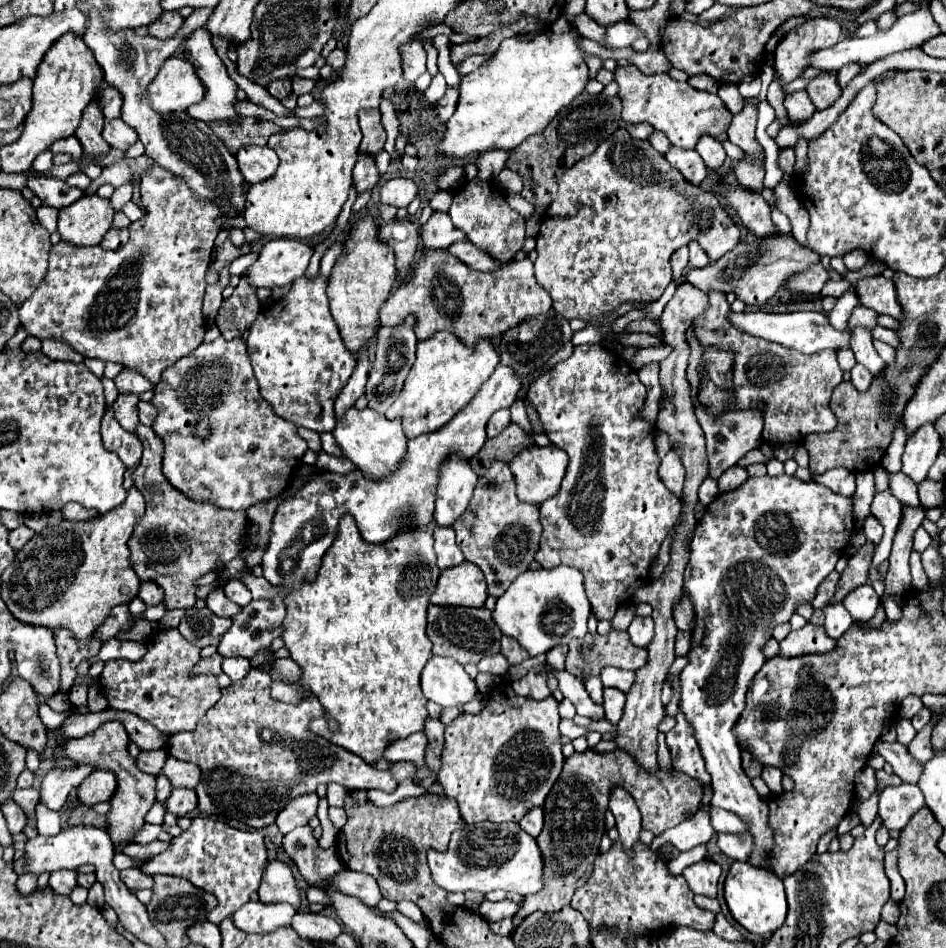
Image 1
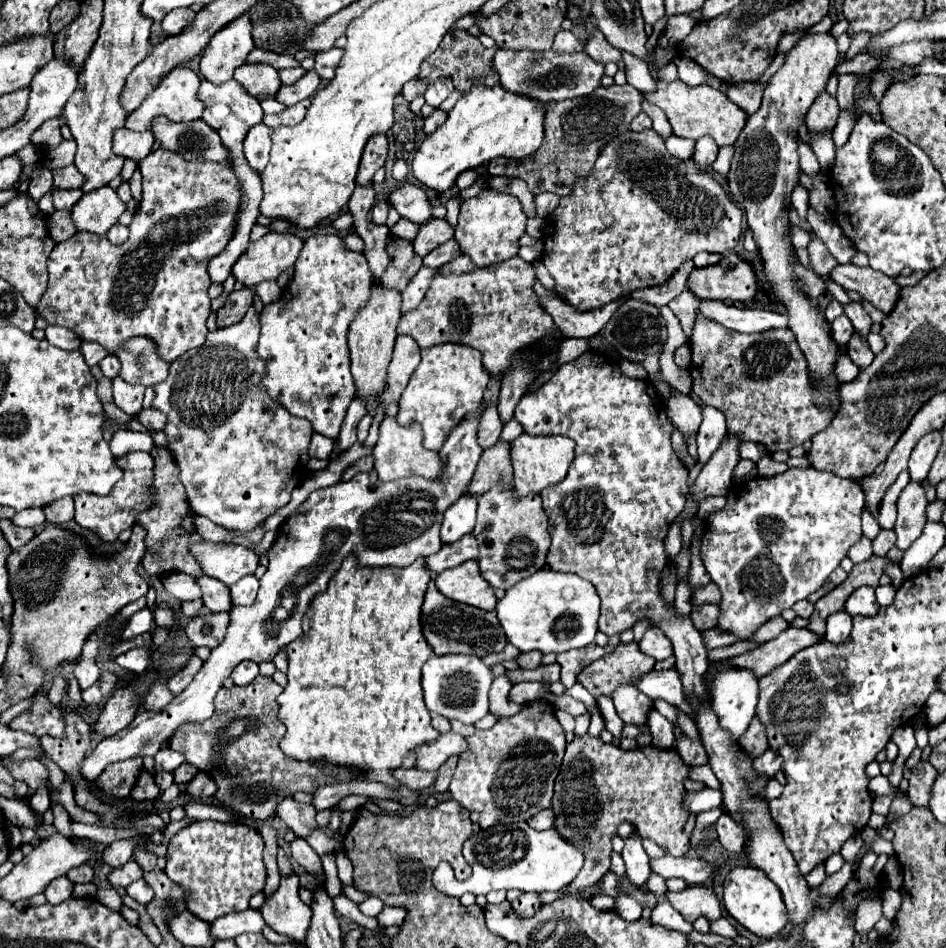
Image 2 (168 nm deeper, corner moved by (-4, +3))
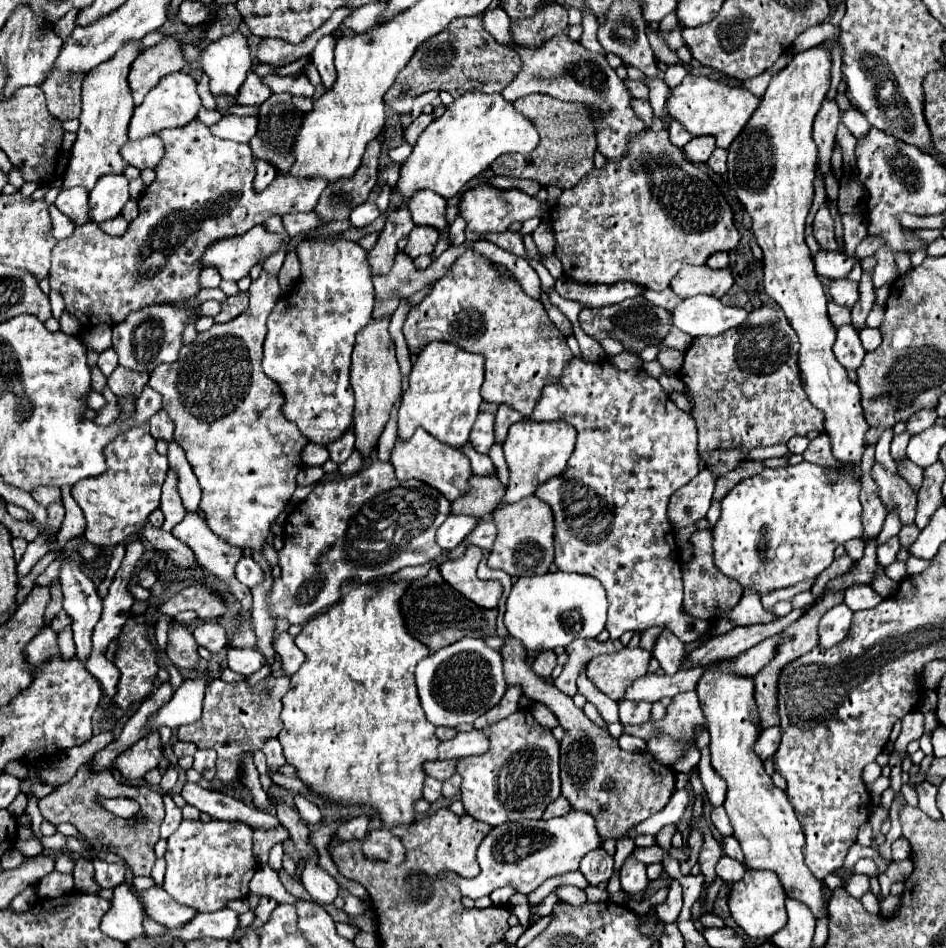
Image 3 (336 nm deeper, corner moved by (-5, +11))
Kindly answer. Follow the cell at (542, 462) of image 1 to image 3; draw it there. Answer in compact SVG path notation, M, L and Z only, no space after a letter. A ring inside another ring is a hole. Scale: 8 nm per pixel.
M521 419L519 423L515 423L509 429L509 435L503 443L505 461L507 461L509 473L511 473L509 489L507 489L507 495L503 497L503 501L515 503L523 497L529 497L547 479L561 475L567 467L567 461L569 461L573 449L575 449L575 439L577 439L577 431L571 425L567 425L565 421L533 423L529 419L525 419L525 421Z

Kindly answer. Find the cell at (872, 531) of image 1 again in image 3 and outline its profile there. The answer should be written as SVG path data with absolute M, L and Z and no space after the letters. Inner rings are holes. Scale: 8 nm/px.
M891 537L889 541L877 545L877 561L879 561L881 565L885 565L885 567L891 565L891 563L895 561L897 551L899 551L899 539L897 539L897 537Z

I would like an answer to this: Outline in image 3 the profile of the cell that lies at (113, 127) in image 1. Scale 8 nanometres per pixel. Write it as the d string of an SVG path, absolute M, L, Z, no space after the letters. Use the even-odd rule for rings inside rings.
M157 135L143 137L141 141L127 141L121 147L121 157L137 169L145 169L145 167L153 169L163 157L163 143Z

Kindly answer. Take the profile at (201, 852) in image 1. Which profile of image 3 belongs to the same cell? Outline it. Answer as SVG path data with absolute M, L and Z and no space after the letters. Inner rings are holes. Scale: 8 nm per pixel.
M181 821L179 829L167 839L167 873L163 889L179 903L197 911L211 913L227 907L235 899L249 895L249 881L257 871L251 851L253 829L233 821Z

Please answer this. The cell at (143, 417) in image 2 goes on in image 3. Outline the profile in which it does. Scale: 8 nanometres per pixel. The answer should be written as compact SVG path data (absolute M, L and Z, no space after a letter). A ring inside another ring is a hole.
M161 409L157 411L151 419L149 419L149 425L151 425L151 435L155 439L165 439L165 441L171 441L173 439L173 421L169 419L169 415Z

